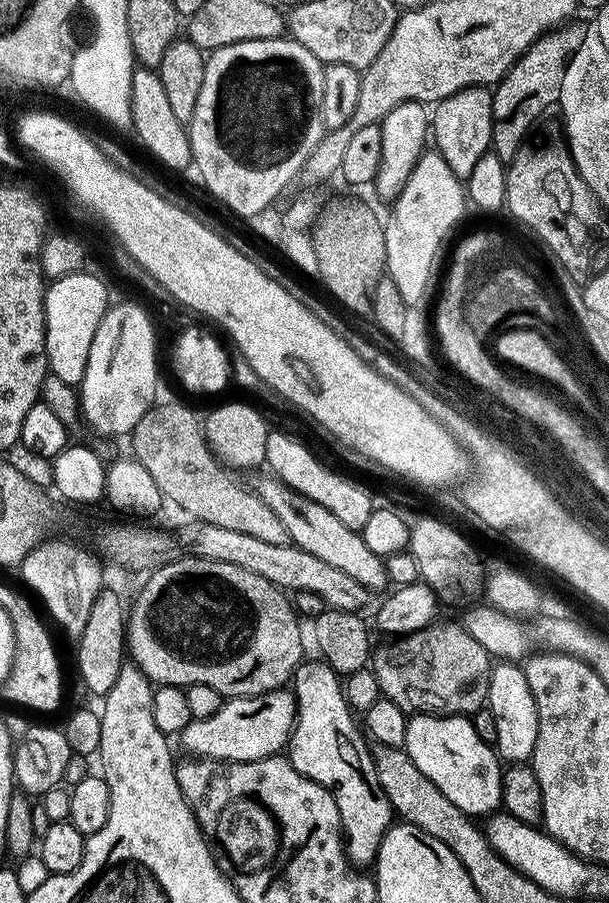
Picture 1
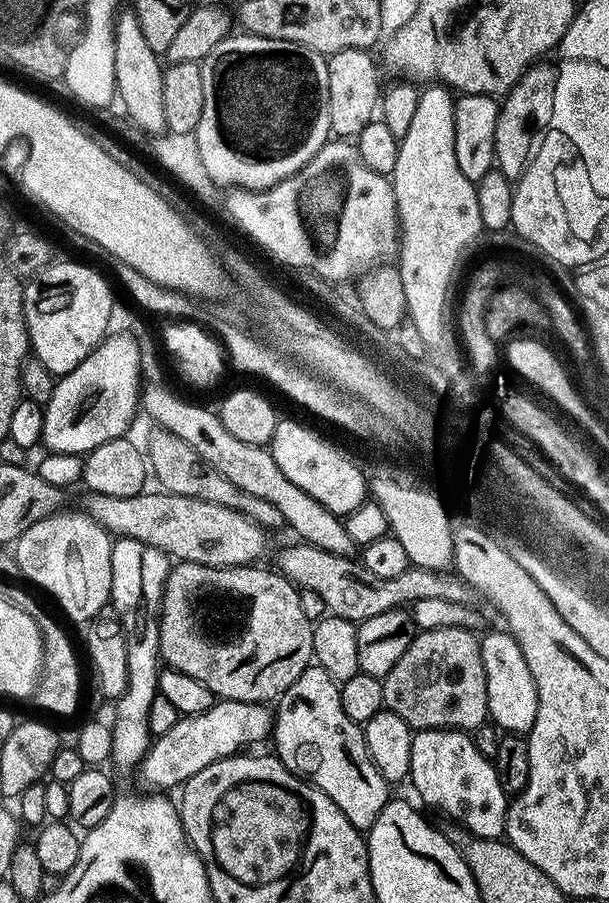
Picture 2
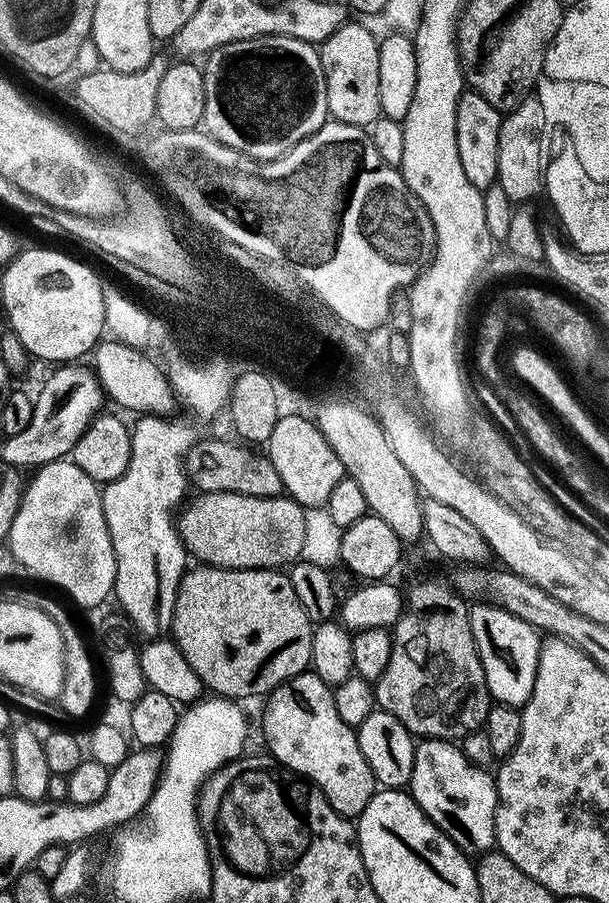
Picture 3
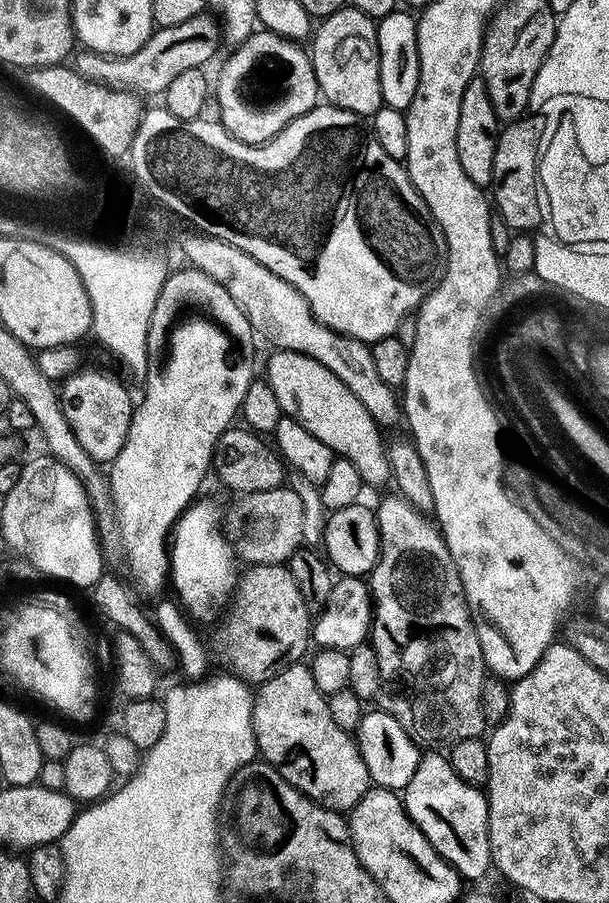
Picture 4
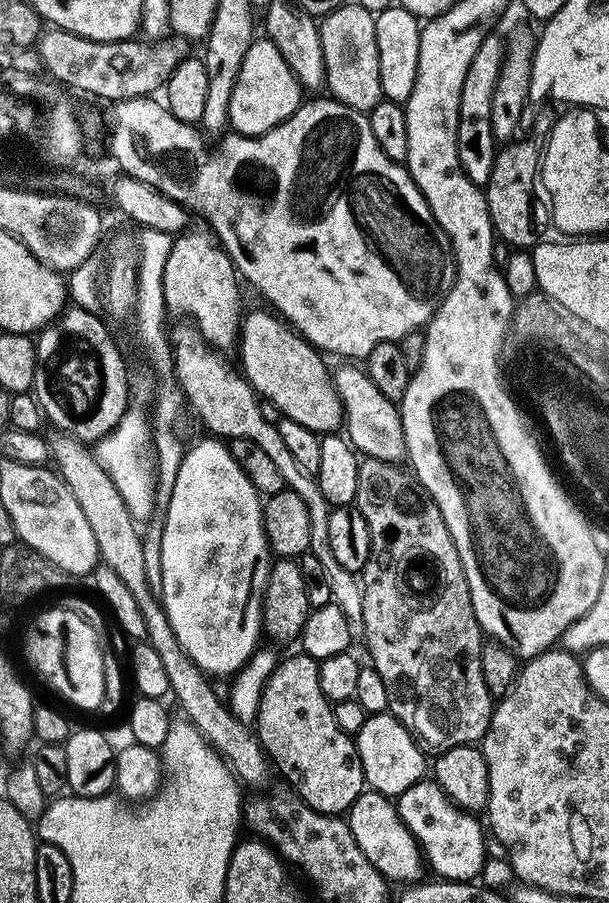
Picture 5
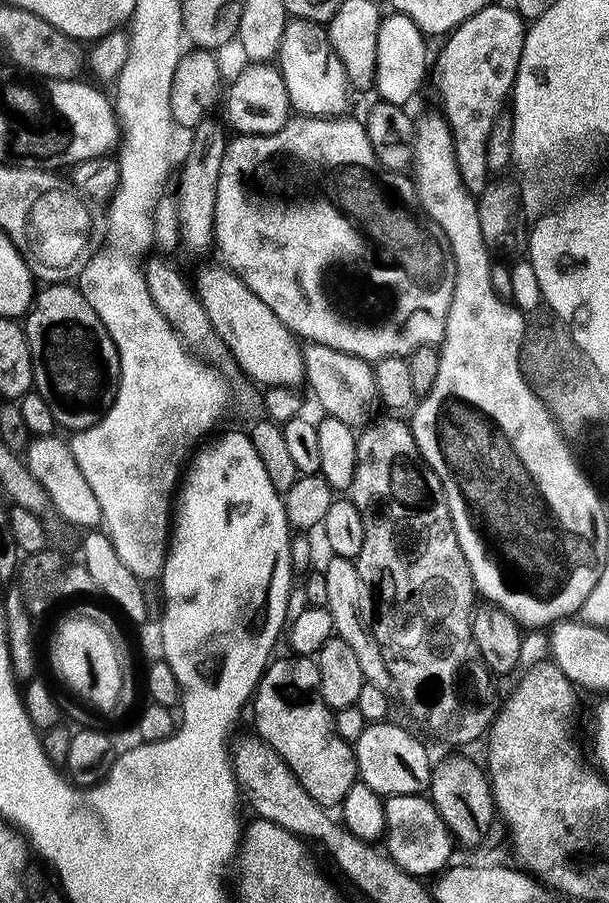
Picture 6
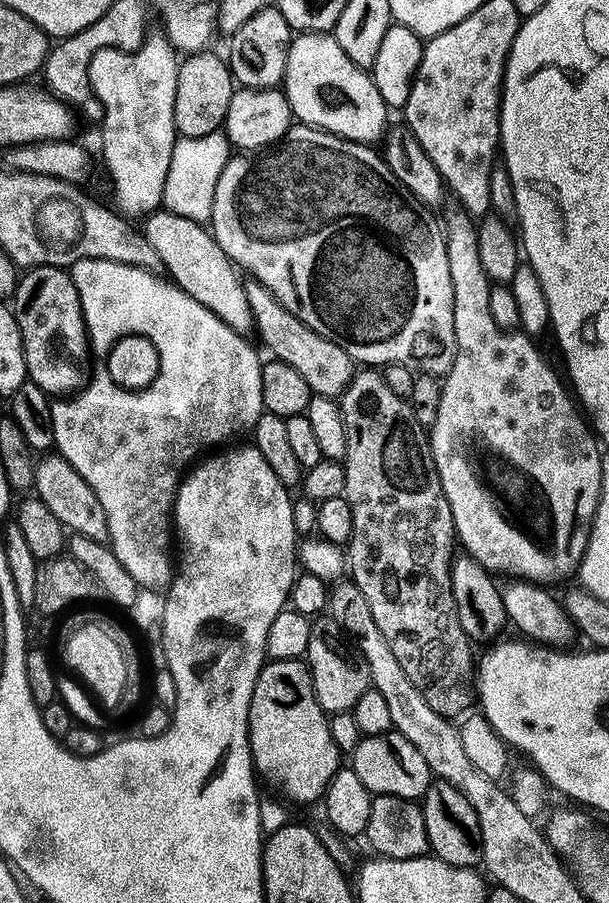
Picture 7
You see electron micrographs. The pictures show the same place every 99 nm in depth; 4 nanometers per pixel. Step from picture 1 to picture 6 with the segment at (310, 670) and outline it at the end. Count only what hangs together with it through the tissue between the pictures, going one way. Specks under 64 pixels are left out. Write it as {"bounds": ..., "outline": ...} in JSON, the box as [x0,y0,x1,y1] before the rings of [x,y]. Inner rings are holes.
{"bounds":[250,654,358,806],"outline":[[[287,654],[281,660],[273,659],[260,676],[255,693],[250,701],[252,720],[256,723],[255,735],[265,740],[276,753],[290,766],[290,770],[302,782],[306,794],[314,798],[314,802],[325,806],[339,805],[346,798],[350,786],[358,783],[356,771],[356,749],[349,741],[344,740],[336,729],[336,717],[333,709],[321,698],[318,691],[320,679],[318,666],[311,655]]]}

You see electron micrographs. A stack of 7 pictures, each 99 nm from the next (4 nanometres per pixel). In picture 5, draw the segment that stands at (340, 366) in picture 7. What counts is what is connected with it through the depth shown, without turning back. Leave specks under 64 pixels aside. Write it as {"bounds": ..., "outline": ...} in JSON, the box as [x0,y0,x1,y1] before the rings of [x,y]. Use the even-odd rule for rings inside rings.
{"bounds":[334,362,407,462],"outline":[[[344,362],[340,369],[335,369],[334,383],[336,392],[344,407],[343,427],[346,429],[348,441],[357,453],[375,460],[391,460],[400,462],[407,457],[404,431],[400,421],[400,409],[374,382],[370,382],[367,371],[363,367],[355,368],[355,363]]]}

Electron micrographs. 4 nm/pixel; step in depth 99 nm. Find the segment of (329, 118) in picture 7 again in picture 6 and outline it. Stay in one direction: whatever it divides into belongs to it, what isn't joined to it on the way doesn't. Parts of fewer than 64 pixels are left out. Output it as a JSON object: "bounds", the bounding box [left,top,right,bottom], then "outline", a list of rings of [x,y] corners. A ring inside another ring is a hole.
{"bounds":[278,18,350,116],"outline":[[[290,18],[282,30],[278,67],[288,91],[288,103],[297,113],[306,116],[342,116],[349,111],[350,85],[346,70],[334,54],[328,29],[314,20]]]}

